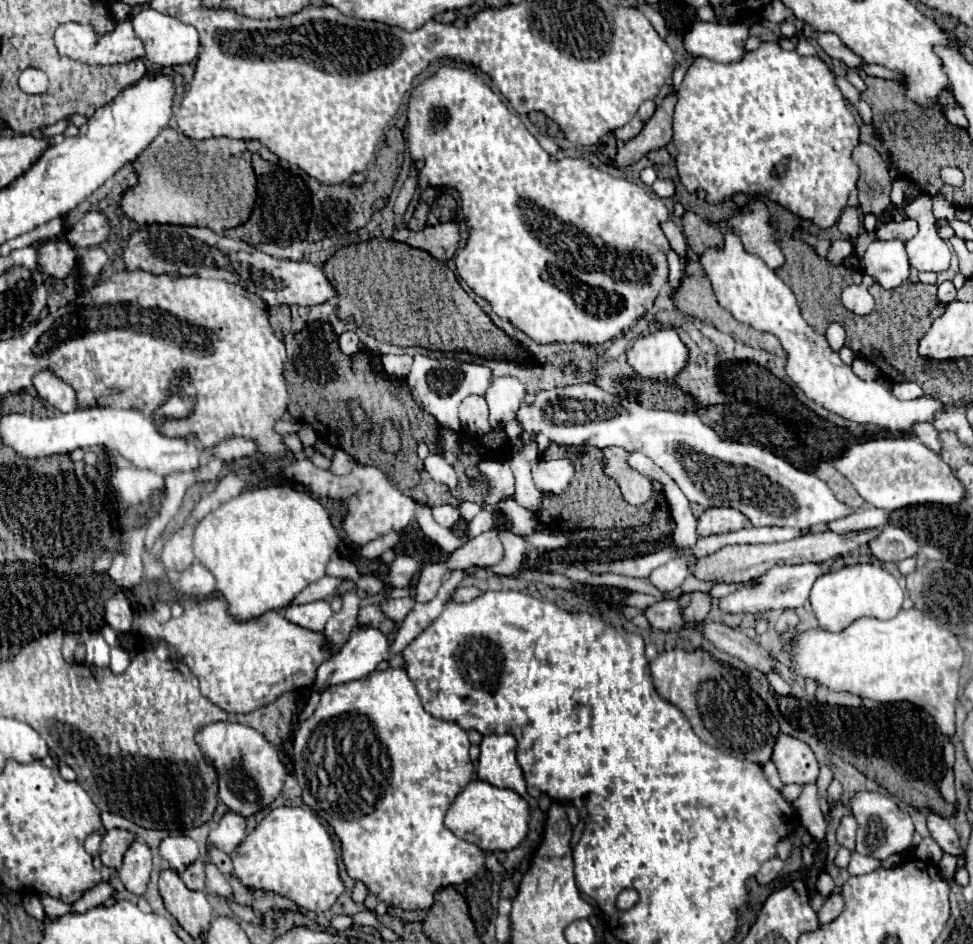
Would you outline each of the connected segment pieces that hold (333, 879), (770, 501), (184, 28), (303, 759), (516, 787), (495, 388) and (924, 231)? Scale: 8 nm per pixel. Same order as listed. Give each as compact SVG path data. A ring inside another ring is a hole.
M282 806L272 809L268 817L264 817L262 823L246 837L246 841L230 853L230 857L234 861L234 873L244 885L274 891L282 897L292 899L298 907L304 907L308 911L328 911L334 901L344 893L344 881L340 877L338 855L332 837L307 806Z
M580 383L568 387L556 387L550 391L540 391L532 407L520 407L518 421L524 431L544 433L550 441L558 445L592 445L592 447L624 447L628 451L640 451L650 457L658 467L662 467L682 489L688 501L702 507L732 507L752 521L754 527L798 527L806 529L818 523L828 523L846 517L852 509L840 503L828 485L812 473L792 467L782 457L772 455L754 443L738 443L720 437L712 427L704 425L694 413L672 413L672 411L648 411L638 403L624 401L596 387L594 383Z
M142 9L134 19L132 19L136 35L142 39L146 47L146 57L162 67L174 67L174 65L184 65L190 63L198 57L198 31L192 25L186 25L178 21L176 17L158 13L154 9Z
M392 667L328 687L320 695L312 717L298 725L294 733L294 771L300 775L296 779L302 787L302 799L334 827L342 841L342 859L348 875L364 881L378 901L400 909L428 909L438 889L470 881L484 867L482 849L454 837L442 823L454 797L472 779L474 765L468 749L468 733L456 723L428 715L406 671ZM346 775L350 779L348 787L352 787L348 793Z
M486 735L480 743L478 777L496 787L506 787L526 797L526 783L516 761L516 739L512 735Z
M496 377L486 391L486 403L490 409L490 425L502 429L508 421L516 419L524 385L516 377Z
M918 211L918 233L906 241L910 265L918 271L946 271L950 267L950 247L936 233L936 219L930 211Z

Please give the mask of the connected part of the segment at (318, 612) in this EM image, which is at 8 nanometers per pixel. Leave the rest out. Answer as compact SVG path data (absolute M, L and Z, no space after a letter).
M312 601L306 605L290 605L284 609L284 617L304 629L324 631L326 621L332 615L332 607L328 601Z

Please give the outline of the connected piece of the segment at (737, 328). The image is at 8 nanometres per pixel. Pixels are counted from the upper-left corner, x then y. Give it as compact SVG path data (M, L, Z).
M690 259L690 261L686 263L686 273L684 273L682 285L678 287L678 291L674 293L672 299L674 299L674 303L676 303L676 307L678 307L680 311L684 311L684 313L688 313L688 315L692 315L692 317L696 317L696 319L700 319L700 321L712 323L716 329L732 335L736 341L744 341L744 343L748 343L750 347L760 347L760 349L764 349L764 351L770 351L770 353L774 353L774 355L784 357L784 349L780 347L780 341L776 339L776 335L764 333L764 331L756 331L754 327L748 327L746 323L736 321L730 311L726 311L724 307L720 307L720 303L718 303L716 297L714 297L710 279L704 275L704 269L702 269L702 265L698 263L698 259Z

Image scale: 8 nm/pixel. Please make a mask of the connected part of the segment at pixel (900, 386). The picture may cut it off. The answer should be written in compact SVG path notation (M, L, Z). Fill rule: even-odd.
M912 381L894 383L892 393L894 393L898 399L916 399L916 397L922 397L922 389L920 389L916 383L912 383Z

